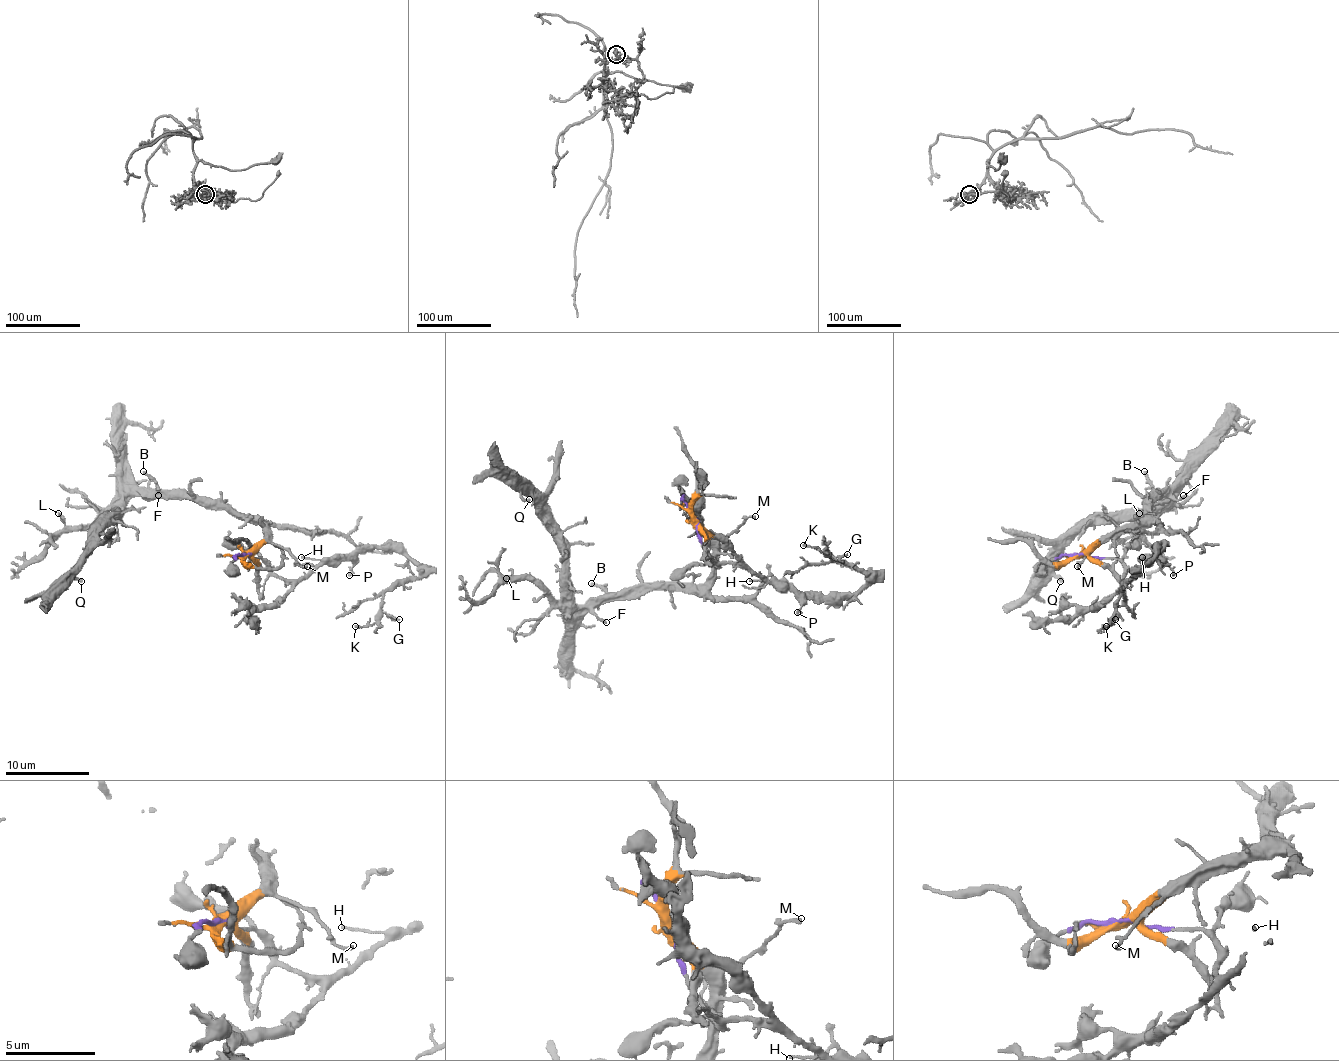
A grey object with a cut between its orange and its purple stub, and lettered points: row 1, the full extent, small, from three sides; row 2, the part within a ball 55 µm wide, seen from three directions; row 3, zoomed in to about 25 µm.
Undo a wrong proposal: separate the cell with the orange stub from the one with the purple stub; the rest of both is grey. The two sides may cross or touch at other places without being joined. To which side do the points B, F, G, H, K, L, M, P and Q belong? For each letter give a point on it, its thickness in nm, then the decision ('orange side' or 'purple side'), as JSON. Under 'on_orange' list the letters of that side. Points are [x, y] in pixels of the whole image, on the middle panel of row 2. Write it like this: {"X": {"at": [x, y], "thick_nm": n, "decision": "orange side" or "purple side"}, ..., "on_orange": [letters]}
{"B": {"at": [591, 583], "thick_nm": 190, "decision": "orange side"}, "F": {"at": [606, 622], "thick_nm": 220, "decision": "orange side"}, "G": {"at": [847, 554], "thick_nm": 150, "decision": "purple side"}, "H": {"at": [749, 581], "thick_nm": 130, "decision": "purple side"}, "K": {"at": [803, 545], "thick_nm": 160, "decision": "purple side"}, "L": {"at": [506, 578], "thick_nm": 170, "decision": "orange side"}, "M": {"at": [755, 516], "thick_nm": 170, "decision": "orange side"}, "P": {"at": [797, 612], "thick_nm": 140, "decision": "purple side"}, "Q": {"at": [529, 499], "thick_nm": 180, "decision": "orange side"}, "on_orange": ["B", "F", "L", "M", "Q"]}

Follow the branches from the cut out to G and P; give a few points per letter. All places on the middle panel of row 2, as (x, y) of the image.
G: (694, 517), (717, 563), (749, 566), (805, 595), (850, 595), (866, 582), (831, 557), (847, 553)
P: (694, 517), (701, 547), (717, 563), (749, 566), (772, 584), (787, 584), (799, 601), (801, 608), (797, 612)

